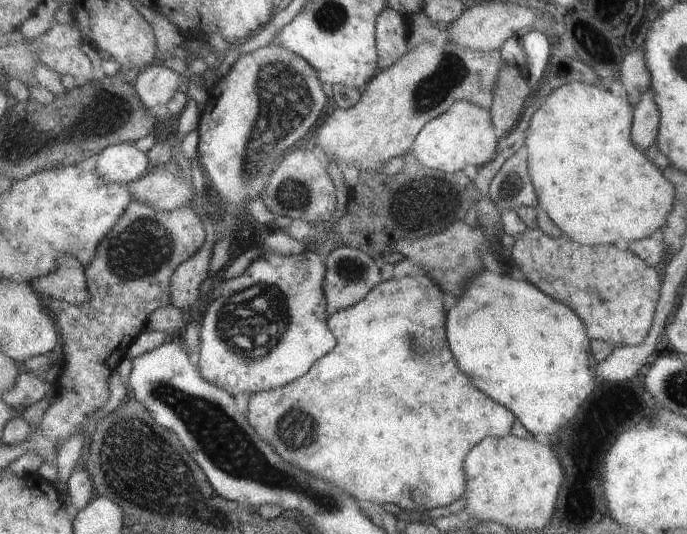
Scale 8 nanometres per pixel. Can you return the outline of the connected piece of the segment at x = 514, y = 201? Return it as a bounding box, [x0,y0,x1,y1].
[490,156,539,211]

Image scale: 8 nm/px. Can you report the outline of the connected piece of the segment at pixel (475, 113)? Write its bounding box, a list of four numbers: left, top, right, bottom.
[412,100,500,174]

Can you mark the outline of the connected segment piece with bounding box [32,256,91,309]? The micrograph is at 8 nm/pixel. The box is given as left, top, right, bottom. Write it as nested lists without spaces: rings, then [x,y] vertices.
[[[65,256],[55,274],[35,280],[32,284],[42,296],[55,298],[64,307],[79,309],[91,298],[85,282],[85,270],[73,256]]]

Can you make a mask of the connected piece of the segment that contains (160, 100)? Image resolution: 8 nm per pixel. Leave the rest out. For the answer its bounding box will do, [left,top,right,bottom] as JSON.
[134,60,184,108]

